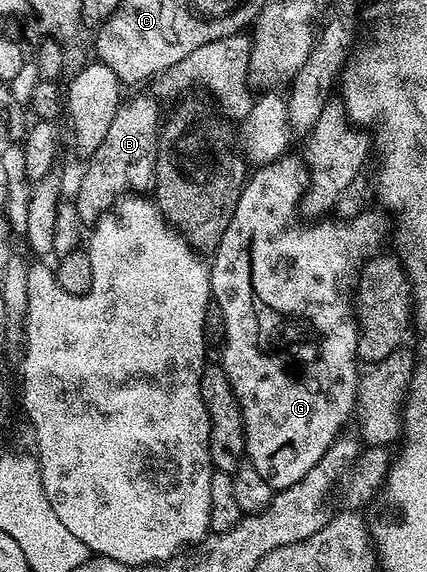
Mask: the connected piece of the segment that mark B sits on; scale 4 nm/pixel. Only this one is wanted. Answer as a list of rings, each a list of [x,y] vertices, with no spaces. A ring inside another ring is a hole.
[[[149,97],[122,100],[121,106],[115,111],[115,119],[111,119],[111,127],[103,138],[103,143],[99,143],[91,155],[90,161],[93,162],[86,167],[85,174],[77,185],[75,204],[82,222],[96,222],[98,217],[110,212],[111,206],[128,190],[125,188],[132,181],[148,182],[152,178],[157,162],[160,117],[156,103]]]

